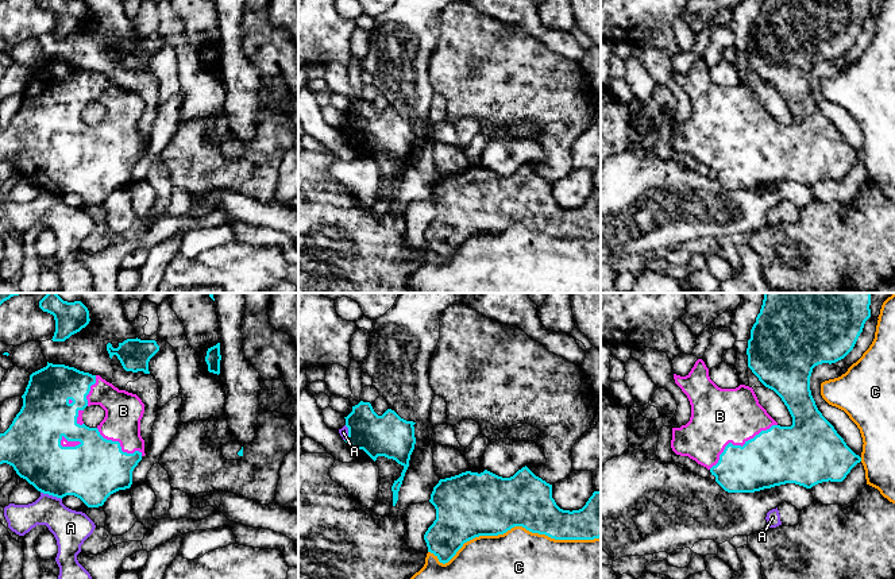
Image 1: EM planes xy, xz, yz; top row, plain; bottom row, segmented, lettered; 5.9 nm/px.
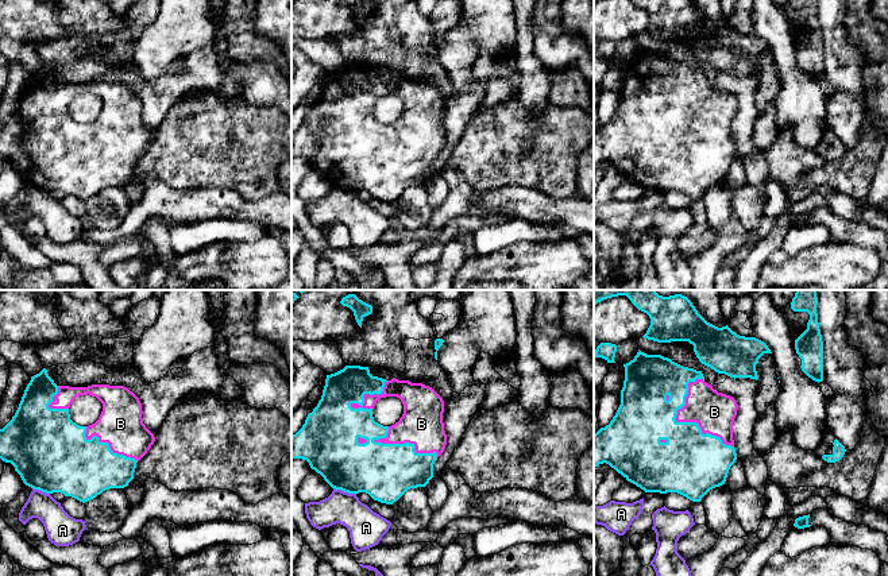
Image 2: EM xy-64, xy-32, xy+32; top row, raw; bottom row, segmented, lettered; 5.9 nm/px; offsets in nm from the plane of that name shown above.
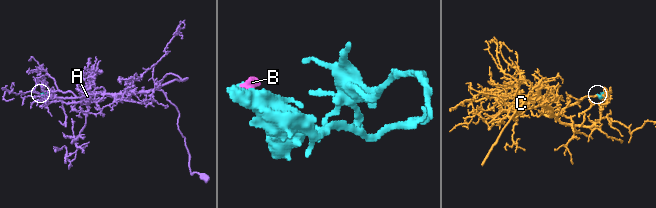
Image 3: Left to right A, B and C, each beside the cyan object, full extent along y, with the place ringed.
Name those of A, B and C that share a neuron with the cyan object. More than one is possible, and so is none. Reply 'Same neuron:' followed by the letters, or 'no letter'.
Same neuron: B

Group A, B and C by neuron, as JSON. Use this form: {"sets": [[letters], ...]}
{"sets": [["A"], ["B"], ["C"]]}

